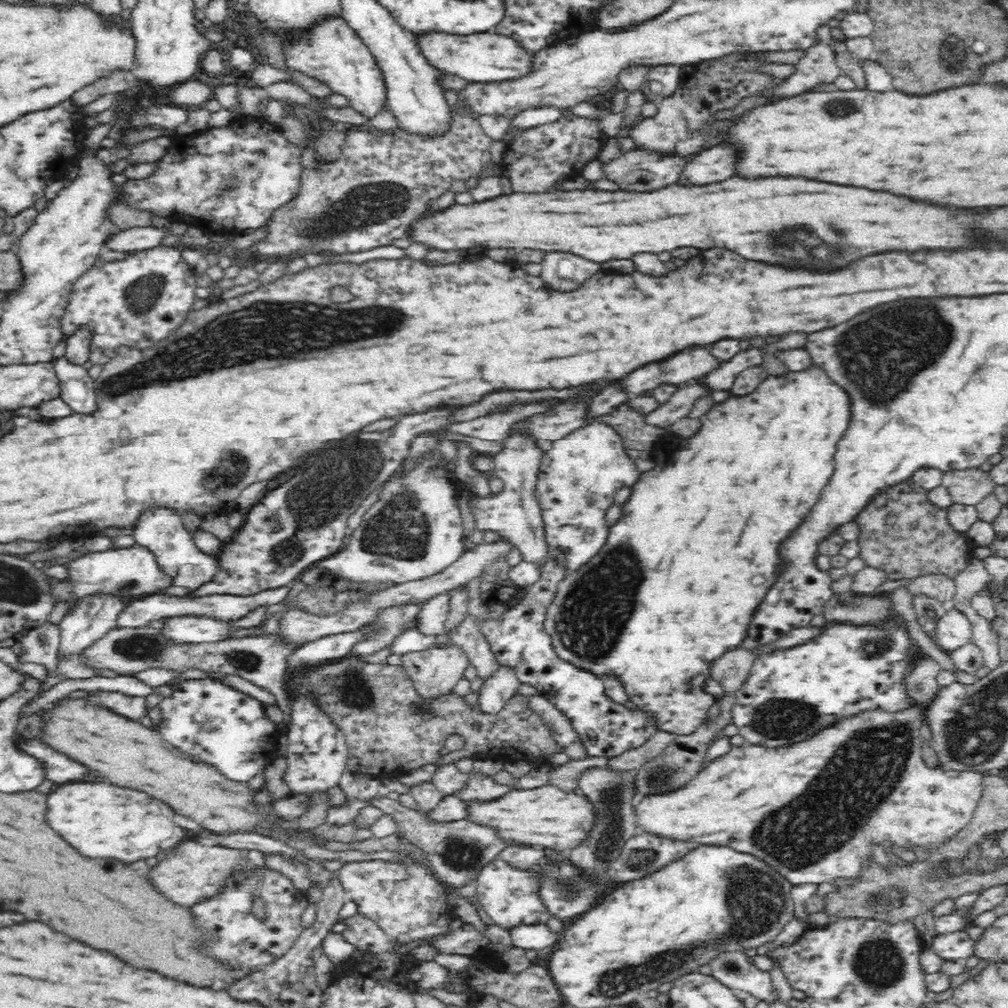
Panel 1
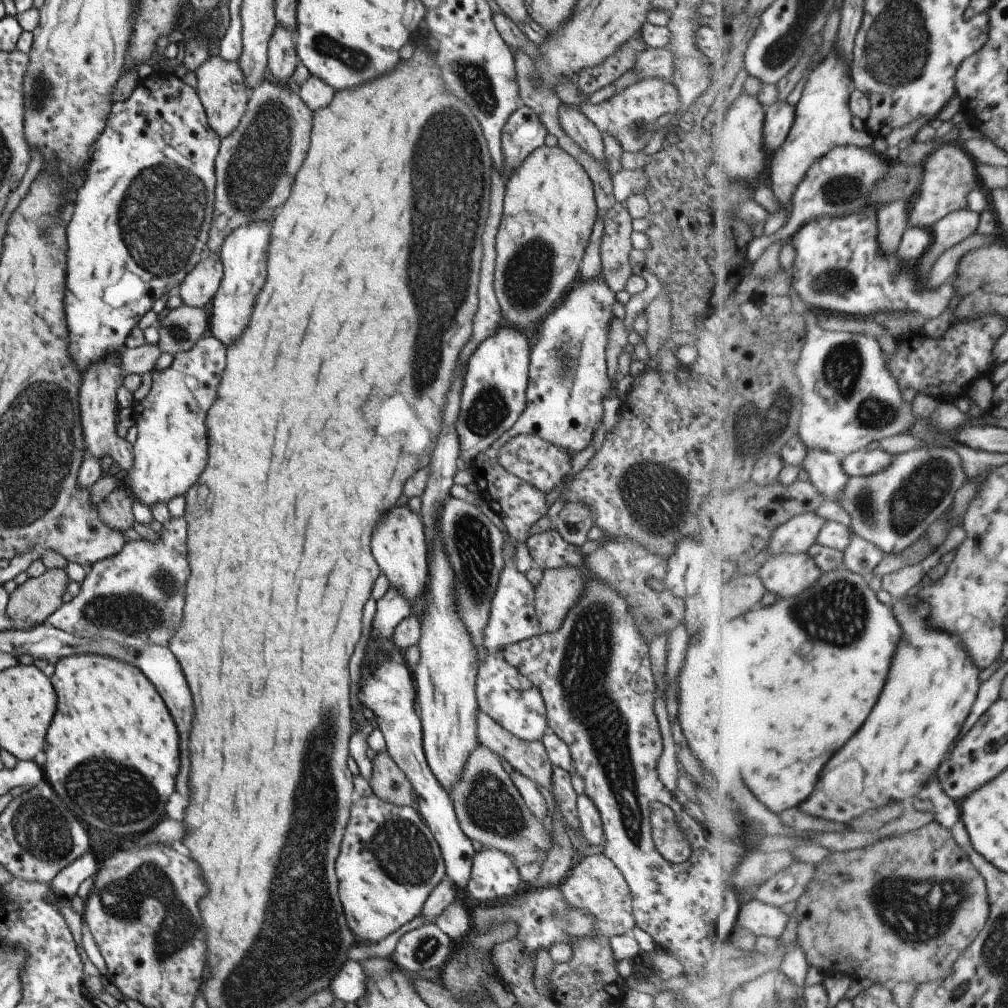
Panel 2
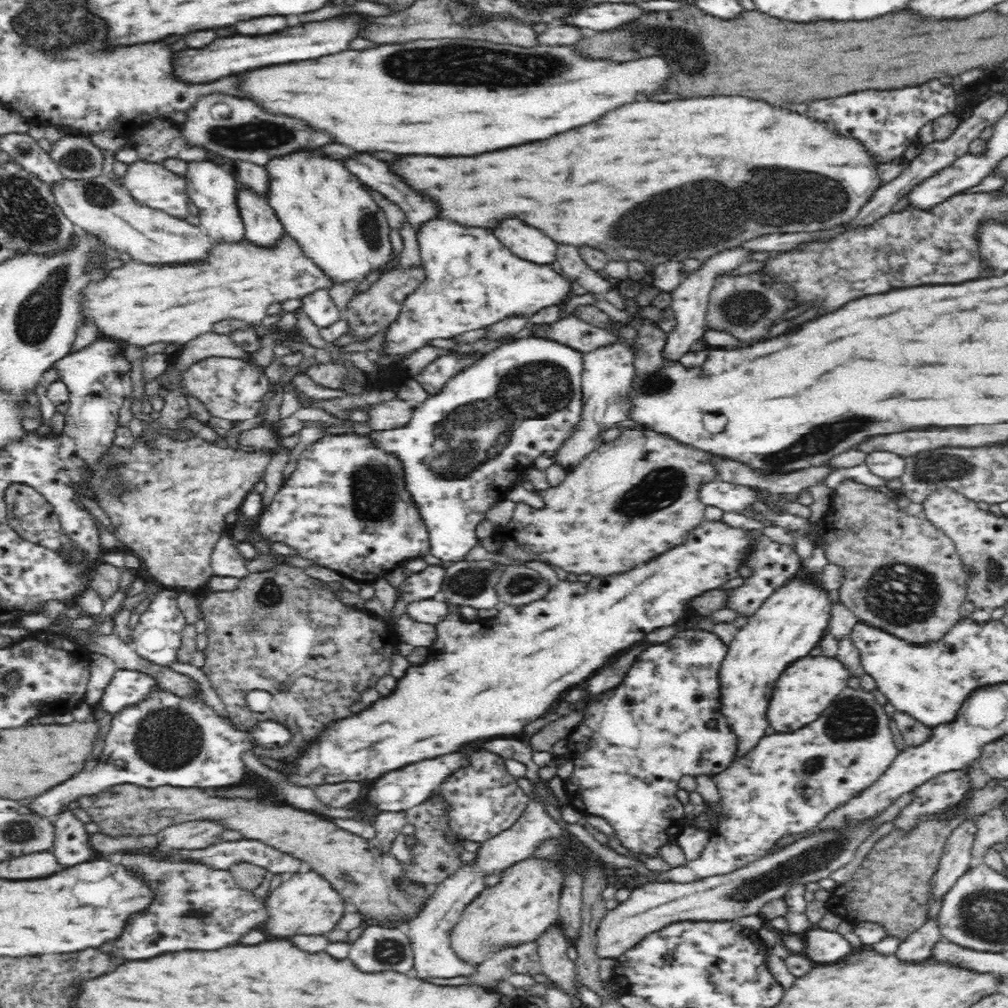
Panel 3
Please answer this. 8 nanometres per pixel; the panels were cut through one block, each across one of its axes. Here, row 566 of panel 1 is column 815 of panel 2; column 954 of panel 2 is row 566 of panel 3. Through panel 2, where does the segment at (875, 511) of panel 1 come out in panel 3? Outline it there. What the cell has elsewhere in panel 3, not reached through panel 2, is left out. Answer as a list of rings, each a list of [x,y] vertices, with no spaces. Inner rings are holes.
[[[845,480],[842,481],[836,488],[833,490],[832,499],[832,510],[830,514],[825,514],[820,520],[818,520],[818,527],[824,528],[824,534],[820,534],[821,541],[824,542],[824,555],[828,559],[830,565],[838,567],[841,573],[841,585],[838,590],[840,595],[840,603],[843,603],[847,608],[859,618],[860,622],[871,626],[872,628],[880,628],[898,638],[901,638],[905,641],[910,641],[920,645],[922,643],[927,643],[930,641],[938,640],[942,638],[953,626],[958,624],[958,621],[963,617],[960,616],[960,606],[964,604],[964,601],[967,600],[968,592],[968,580],[972,578],[974,570],[970,568],[967,570],[963,557],[958,553],[957,545],[952,541],[950,536],[947,536],[942,529],[937,528],[928,517],[920,518],[916,514],[908,514],[904,512],[904,508],[900,508],[896,504],[897,500],[892,500],[888,494],[879,488],[873,488],[866,484],[858,483],[854,480]]]

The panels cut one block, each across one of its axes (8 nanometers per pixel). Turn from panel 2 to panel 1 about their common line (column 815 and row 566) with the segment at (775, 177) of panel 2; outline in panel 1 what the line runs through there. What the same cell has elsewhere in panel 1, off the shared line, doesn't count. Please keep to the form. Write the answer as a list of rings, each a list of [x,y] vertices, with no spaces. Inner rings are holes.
[[[136,544],[130,548],[112,548],[103,552],[89,552],[66,565],[69,578],[54,579],[54,595],[58,602],[74,603],[87,595],[110,593],[130,601],[146,595],[154,595],[168,586],[173,586],[173,578],[164,573],[162,564],[150,549]]]

